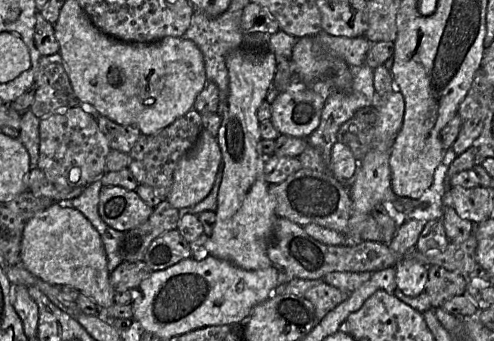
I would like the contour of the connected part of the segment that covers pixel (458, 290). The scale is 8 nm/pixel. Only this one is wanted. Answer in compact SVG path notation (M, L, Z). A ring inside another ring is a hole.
M432 265L428 268L428 280L423 293L425 293L431 302L433 309L442 307L450 298L466 293L468 280L461 274L447 270L444 267Z

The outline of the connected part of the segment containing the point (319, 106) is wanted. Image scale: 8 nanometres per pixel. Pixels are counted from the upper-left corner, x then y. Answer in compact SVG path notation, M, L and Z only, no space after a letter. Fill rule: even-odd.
M293 82L271 102L270 122L280 135L308 138L319 126L326 98L305 82Z

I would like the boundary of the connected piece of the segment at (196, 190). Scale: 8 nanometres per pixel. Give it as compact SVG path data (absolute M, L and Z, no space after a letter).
M203 130L195 145L180 158L167 201L179 210L198 204L211 192L221 162L222 153L217 138Z

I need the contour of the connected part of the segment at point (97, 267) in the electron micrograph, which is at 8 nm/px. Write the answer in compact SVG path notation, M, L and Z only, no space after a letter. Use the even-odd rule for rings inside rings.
M53 203L31 218L23 231L21 265L42 280L72 286L89 296L99 309L112 306L115 288L110 283L108 258L100 233L79 210Z

